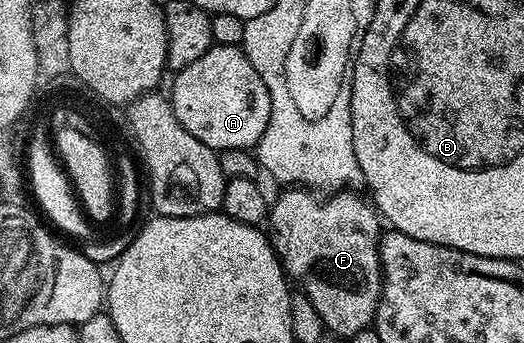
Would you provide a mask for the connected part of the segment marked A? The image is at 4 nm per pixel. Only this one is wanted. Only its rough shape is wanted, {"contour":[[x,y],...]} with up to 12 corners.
{"contour":[[239,45],[179,70],[178,123],[214,150],[255,150],[270,91]]}

